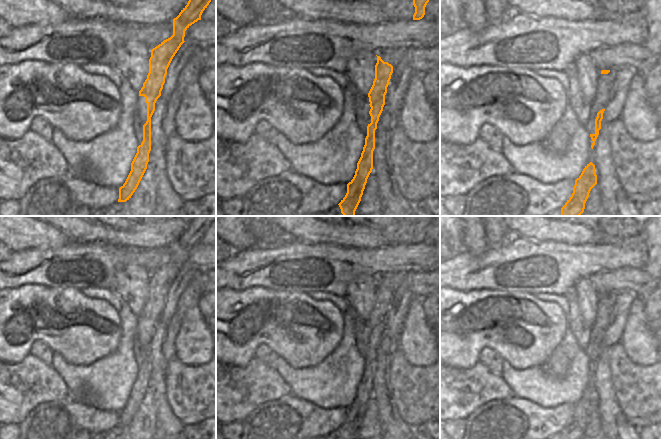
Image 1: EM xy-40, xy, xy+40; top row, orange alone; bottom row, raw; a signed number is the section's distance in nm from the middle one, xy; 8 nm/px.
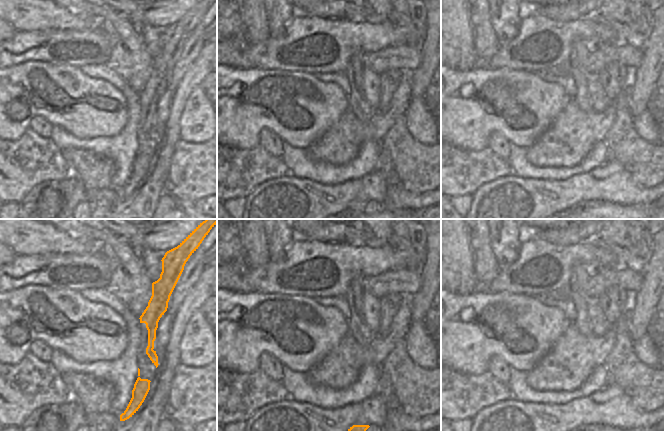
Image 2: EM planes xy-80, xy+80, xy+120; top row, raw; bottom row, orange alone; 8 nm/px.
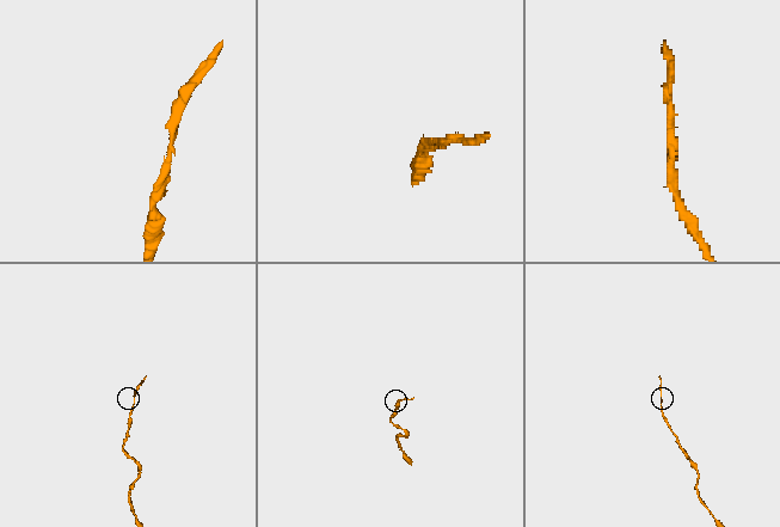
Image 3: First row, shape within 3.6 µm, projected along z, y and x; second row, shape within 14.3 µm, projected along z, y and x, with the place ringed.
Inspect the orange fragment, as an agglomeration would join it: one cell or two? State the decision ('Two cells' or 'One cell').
One cell.

